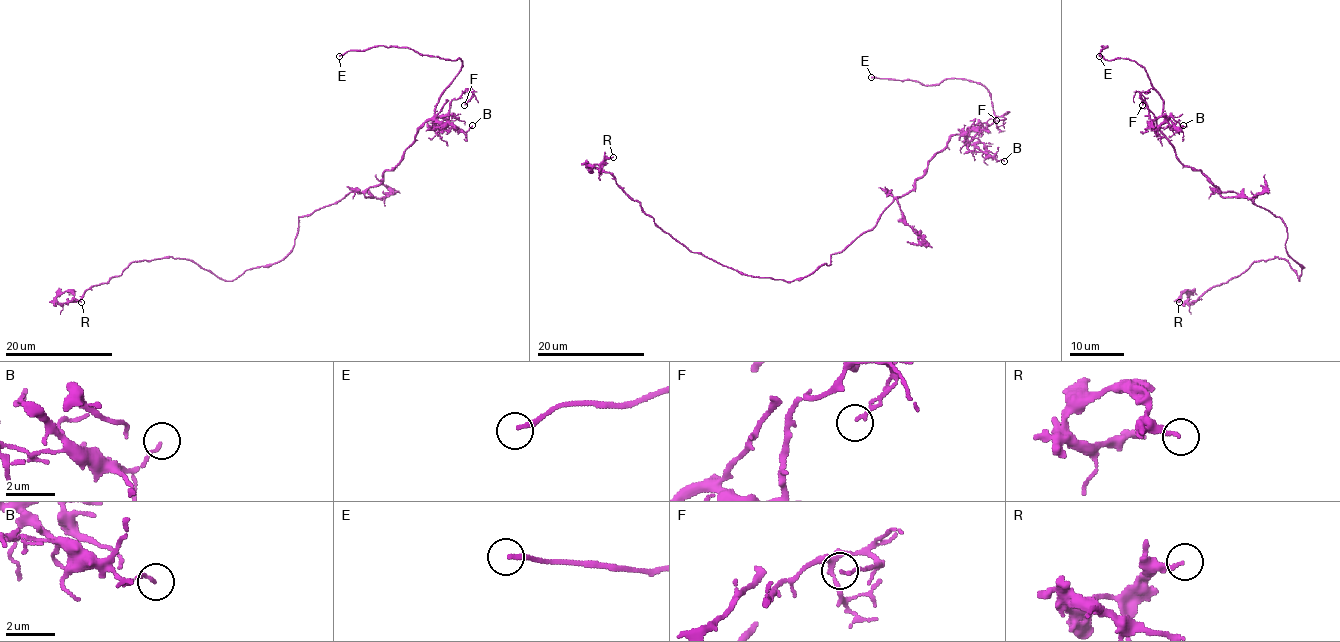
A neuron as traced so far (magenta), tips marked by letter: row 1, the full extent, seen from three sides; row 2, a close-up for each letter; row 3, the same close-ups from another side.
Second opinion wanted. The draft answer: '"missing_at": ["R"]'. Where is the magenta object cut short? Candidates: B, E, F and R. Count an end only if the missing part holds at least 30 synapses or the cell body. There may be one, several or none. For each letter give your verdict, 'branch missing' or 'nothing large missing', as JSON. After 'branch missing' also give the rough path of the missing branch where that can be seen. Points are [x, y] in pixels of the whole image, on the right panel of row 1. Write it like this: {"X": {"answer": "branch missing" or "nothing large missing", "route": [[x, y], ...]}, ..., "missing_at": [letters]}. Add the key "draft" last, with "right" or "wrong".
{"B": {"answer": "nothing large missing"}, "E": {"answer": "branch missing"}, "F": {"answer": "nothing large missing"}, "R": {"answer": "nothing large missing"}, "missing_at": ["E"], "draft": "wrong"}

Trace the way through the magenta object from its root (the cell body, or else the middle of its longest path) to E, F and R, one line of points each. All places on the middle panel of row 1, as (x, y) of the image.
E: (857, 237), (914, 189), (953, 135), (969, 140), (993, 120), (991, 93), (980, 84), (871, 77)
F: (857, 237), (895, 198), (914, 189), (927, 162), (953, 135), (977, 131), (992, 117), (1004, 119), (996, 120)
R: (857, 237), (805, 277), (745, 275), (689, 251), (609, 173), (589, 166), (613, 157)

